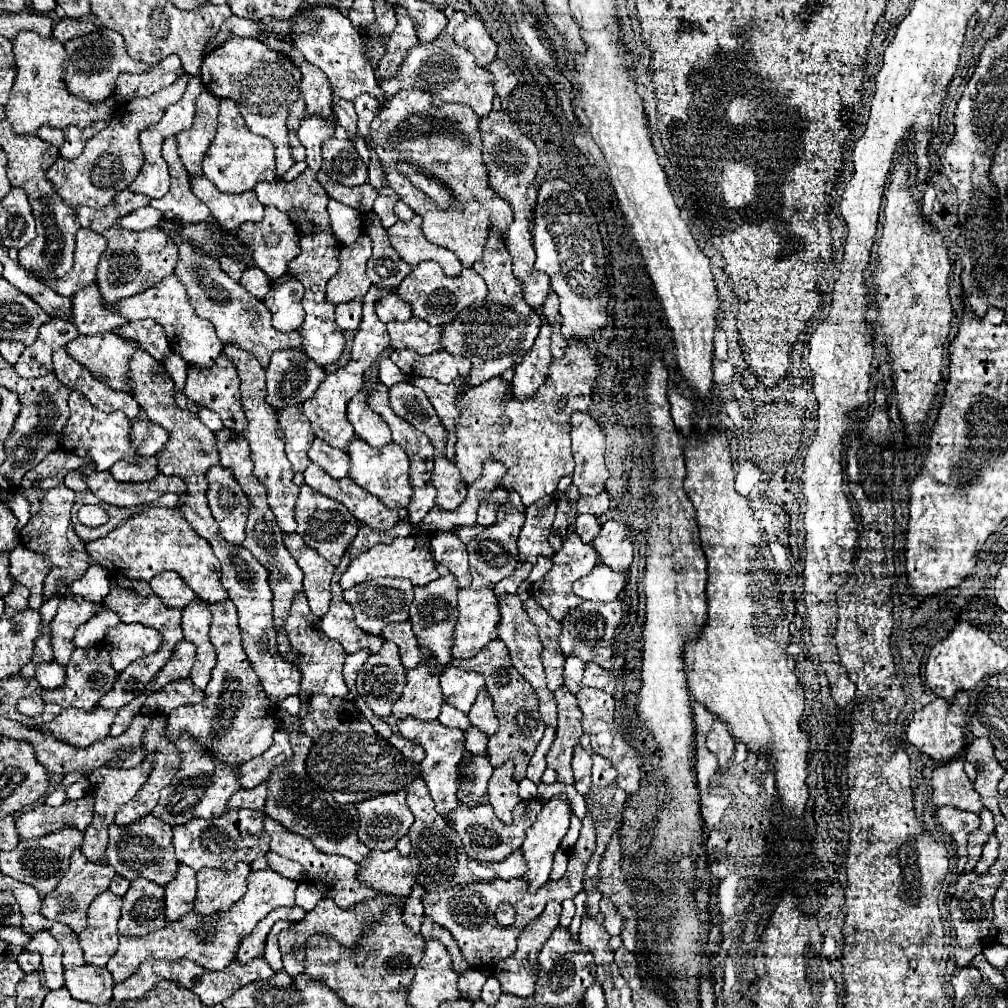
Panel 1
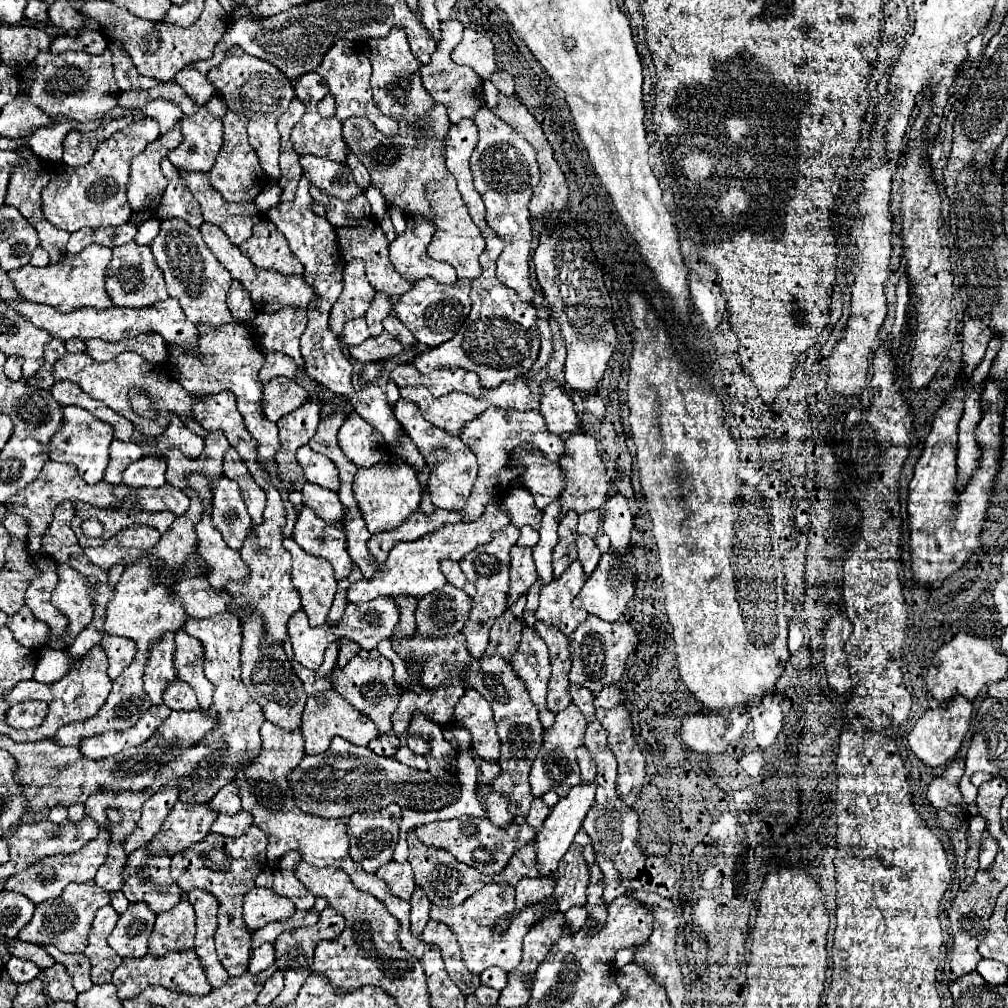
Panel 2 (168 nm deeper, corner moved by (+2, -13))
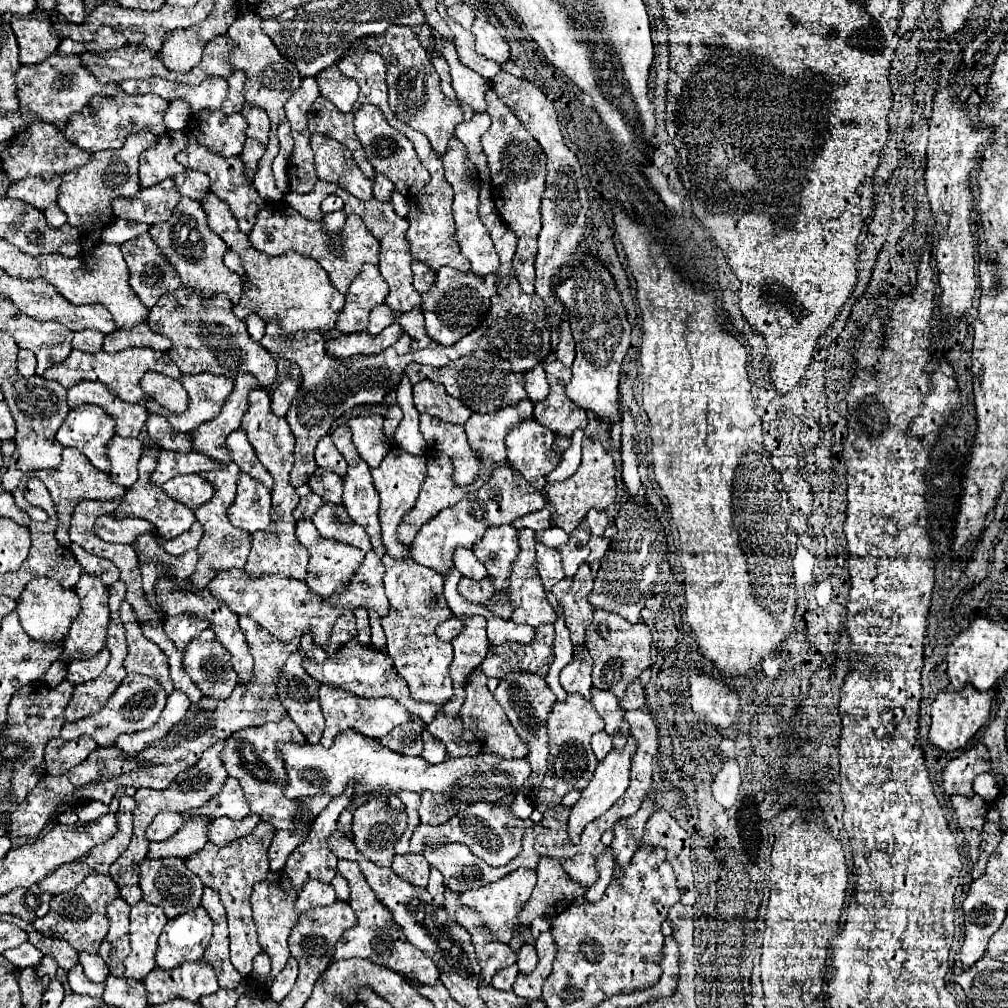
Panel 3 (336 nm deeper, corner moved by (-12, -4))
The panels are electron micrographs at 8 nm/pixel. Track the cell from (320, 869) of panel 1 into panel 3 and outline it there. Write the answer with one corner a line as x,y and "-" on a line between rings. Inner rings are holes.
338,860
338,872
348,880
348,886
350,886
350,900
348,902
356,912
358,924
342,934
342,938
336,944
334,958
364,958
364,960
370,960
378,966
394,970
400,976
410,978
418,984
436,984
440,978
440,970
422,950
408,944
402,928
394,922
392,912
378,900
374,890
368,886
358,864
350,862
350,860

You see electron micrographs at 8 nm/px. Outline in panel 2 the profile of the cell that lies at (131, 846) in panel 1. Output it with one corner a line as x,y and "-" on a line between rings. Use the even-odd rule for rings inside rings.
136,849
134,853
128,855
122,893
130,903
146,903
156,915
176,907
178,901
182,899
182,889
170,879
170,857
168,855
152,857
146,849

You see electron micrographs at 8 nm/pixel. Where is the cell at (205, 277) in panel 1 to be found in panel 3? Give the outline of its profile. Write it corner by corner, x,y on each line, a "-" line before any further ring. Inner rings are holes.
182,198
178,202
178,206
174,208
170,220
150,226
148,232
150,232
150,236
154,236
154,242
162,248
162,252
166,254
170,264
180,274
182,286
200,294
204,300
208,300
216,294
226,294
234,306
238,304
240,294
242,294
242,278
224,266
222,258
228,250
226,242
210,230
208,216
198,202
194,202
190,198

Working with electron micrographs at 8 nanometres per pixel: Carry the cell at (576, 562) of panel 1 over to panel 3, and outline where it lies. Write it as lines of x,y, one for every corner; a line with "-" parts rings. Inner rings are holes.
584,562
576,576
562,578
554,584
552,594
562,606
562,614
566,618
566,628
570,630
570,638
574,644
584,646
584,630
592,620
594,606
588,602
588,594
592,590
594,574
590,570
590,564

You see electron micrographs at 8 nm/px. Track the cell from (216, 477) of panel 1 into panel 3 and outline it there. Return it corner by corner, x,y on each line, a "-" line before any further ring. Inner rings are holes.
240,472
236,500
228,508
228,520
250,534
270,524
270,492
246,472

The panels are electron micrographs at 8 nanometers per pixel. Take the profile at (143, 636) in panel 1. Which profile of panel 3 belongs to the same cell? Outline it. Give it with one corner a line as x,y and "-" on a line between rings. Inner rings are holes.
128,602
120,604
120,620
126,630
126,642
128,642
128,656
124,660
126,672
138,672
152,676
160,680
164,690
170,694
172,680
168,676
168,664
166,664
166,654
150,640
144,638
142,628
136,620
136,612

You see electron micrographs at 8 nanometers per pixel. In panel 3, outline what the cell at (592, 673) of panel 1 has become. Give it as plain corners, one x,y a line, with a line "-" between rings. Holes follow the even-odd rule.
635,679
626,689
623,698
620,700
620,707
624,710
636,710
644,706
646,708
646,698
644,688
639,681

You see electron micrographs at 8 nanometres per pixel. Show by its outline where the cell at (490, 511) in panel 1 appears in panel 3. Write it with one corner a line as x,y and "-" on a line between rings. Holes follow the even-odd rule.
512,466
496,468
494,476
490,476
490,480
484,484
484,488
466,496
466,500
462,500
462,504
442,510
438,516
434,516
434,520
424,524
420,528
420,532
416,534
414,542
408,546
408,554
414,562
434,568
438,574
446,576
454,568
452,556
458,546
464,546
470,550
474,544
478,544
482,540
482,536
488,528
500,526
500,524
510,524
516,518
536,512
544,506
544,502
546,502
544,496
538,490
534,490
534,486
526,484
526,480
522,480
522,476
518,476
518,470
514,470

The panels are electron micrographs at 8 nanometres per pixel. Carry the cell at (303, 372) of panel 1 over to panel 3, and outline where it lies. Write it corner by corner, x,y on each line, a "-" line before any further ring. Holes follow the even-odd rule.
286,378
284,382
280,382
278,388
272,390
270,400
272,400
272,412
276,416
286,416
294,396
298,394
298,388
300,388
300,384
296,378

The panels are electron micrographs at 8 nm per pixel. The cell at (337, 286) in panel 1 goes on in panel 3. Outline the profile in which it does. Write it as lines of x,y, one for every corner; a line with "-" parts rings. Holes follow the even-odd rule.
364,264
346,292
346,304
338,314
336,330
340,330
342,334
366,330
370,310
378,304
384,304
386,296
388,284
380,276
378,266

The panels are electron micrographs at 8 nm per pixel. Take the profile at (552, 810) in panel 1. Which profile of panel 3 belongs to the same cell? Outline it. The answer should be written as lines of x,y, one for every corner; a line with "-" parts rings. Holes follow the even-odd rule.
628,738
628,744
624,750
612,750
598,766
596,772
592,776
592,780
588,782
588,786
582,790
578,802
570,808
570,818
568,818
568,840
578,844
582,830
586,828
588,822
592,822
594,818
602,816
628,788
628,776
630,776
630,758
634,754
634,738

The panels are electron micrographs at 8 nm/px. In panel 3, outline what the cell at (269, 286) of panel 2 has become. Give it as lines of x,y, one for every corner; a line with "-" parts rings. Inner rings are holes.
210,192
202,204
204,212
208,214
208,226
228,244
230,250
238,252
242,258
242,266
246,270
246,278
250,280
250,292
242,292
242,300
238,306
234,306
234,314
240,316
240,320
246,320
250,312
258,312
264,320
280,320
282,328
288,332
300,332
300,330
322,330
330,332
336,324
336,316
342,310
344,296
332,286
326,272
316,260
310,260
308,256
286,252
282,256
266,256
258,252
246,234
238,230
236,218
232,216
230,208

